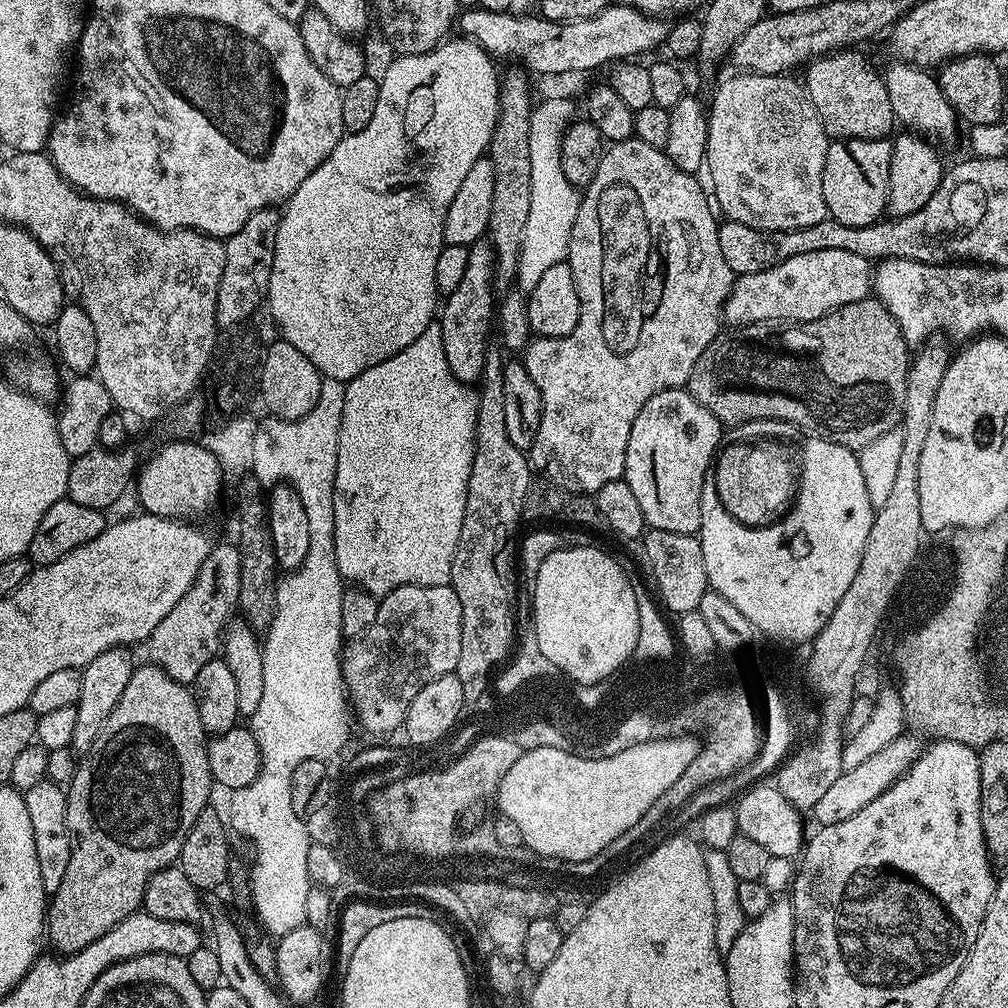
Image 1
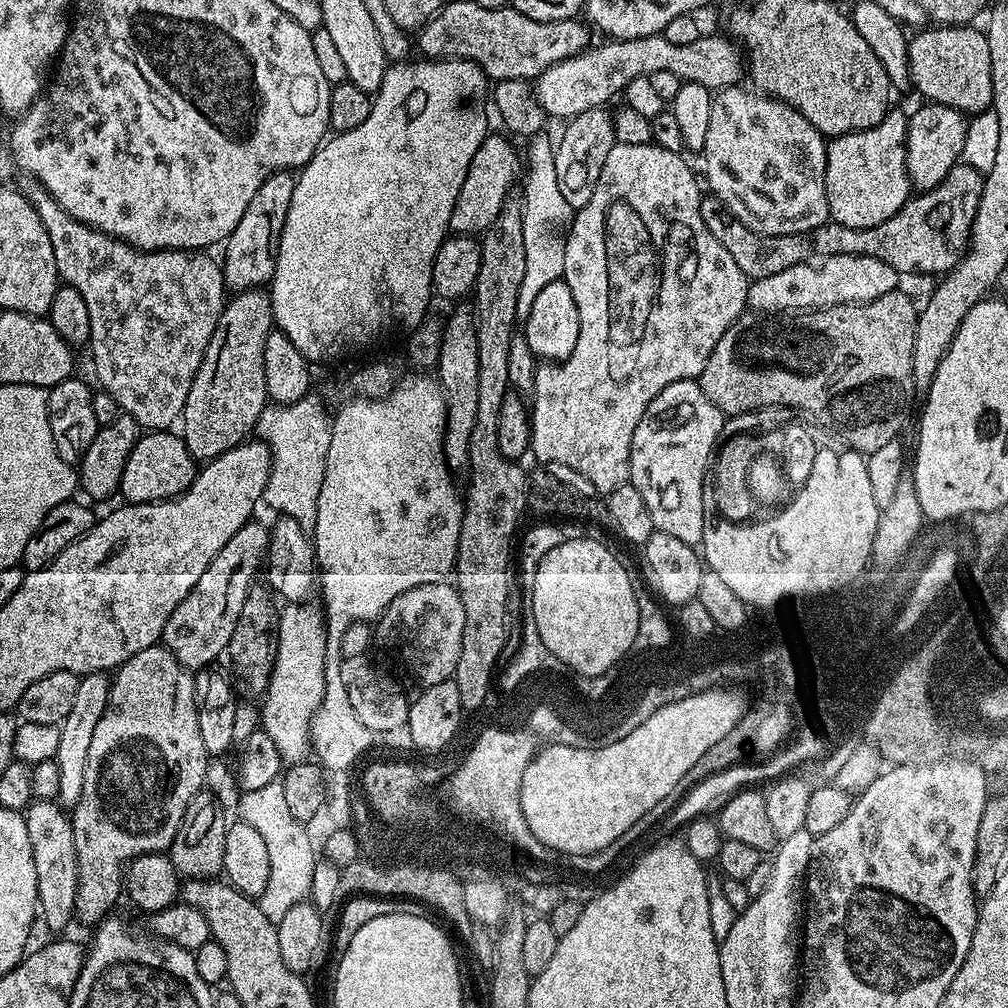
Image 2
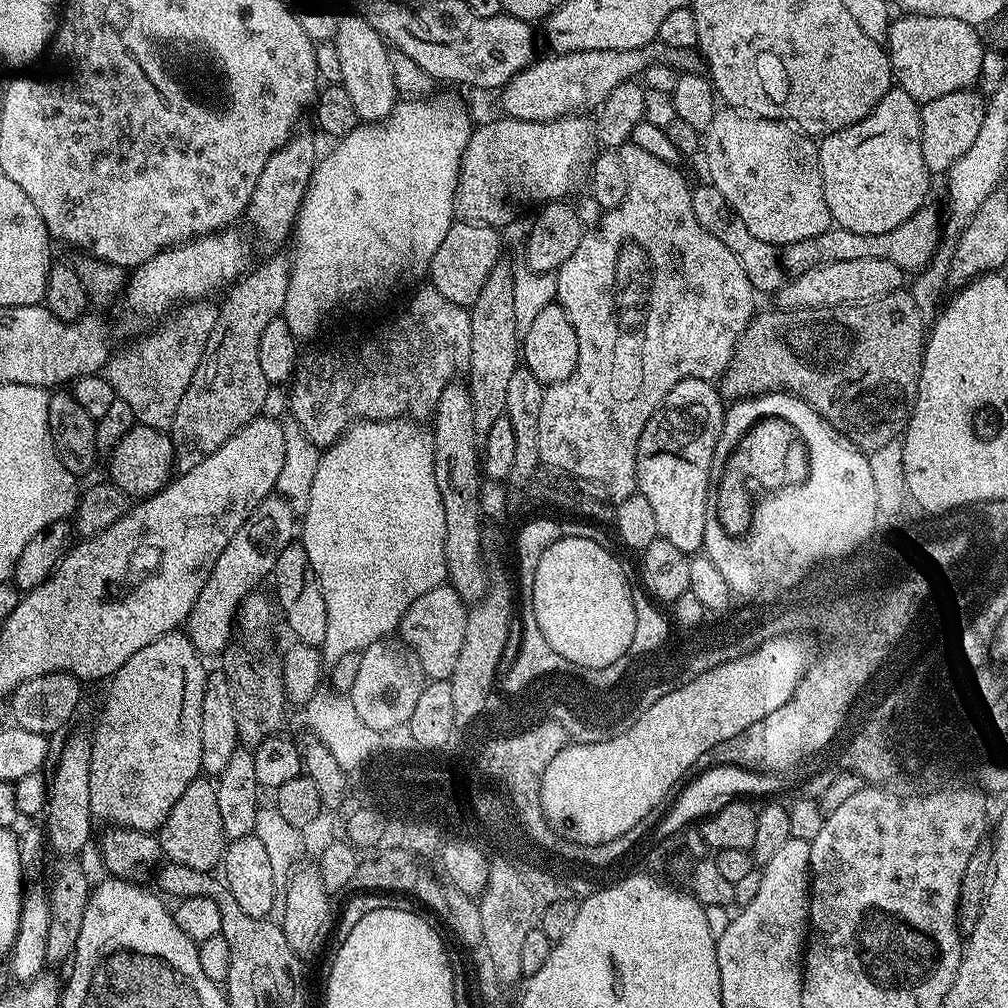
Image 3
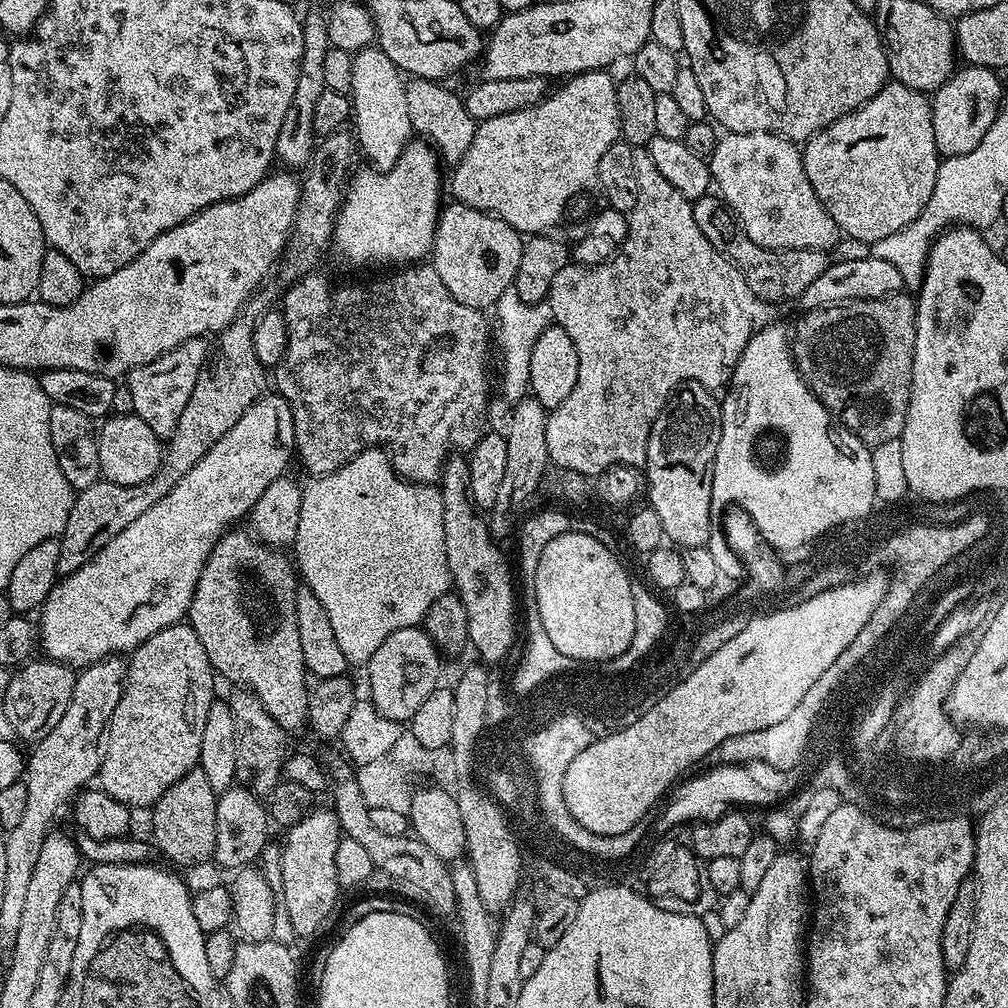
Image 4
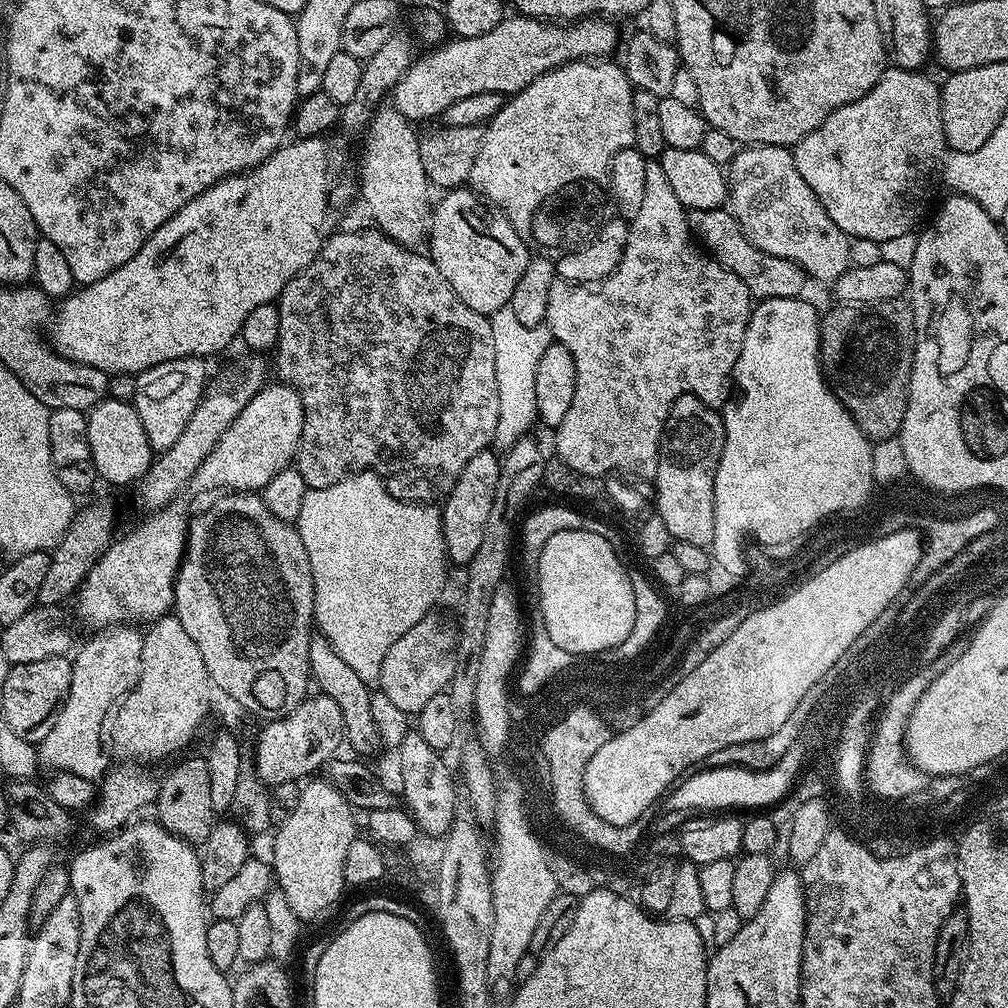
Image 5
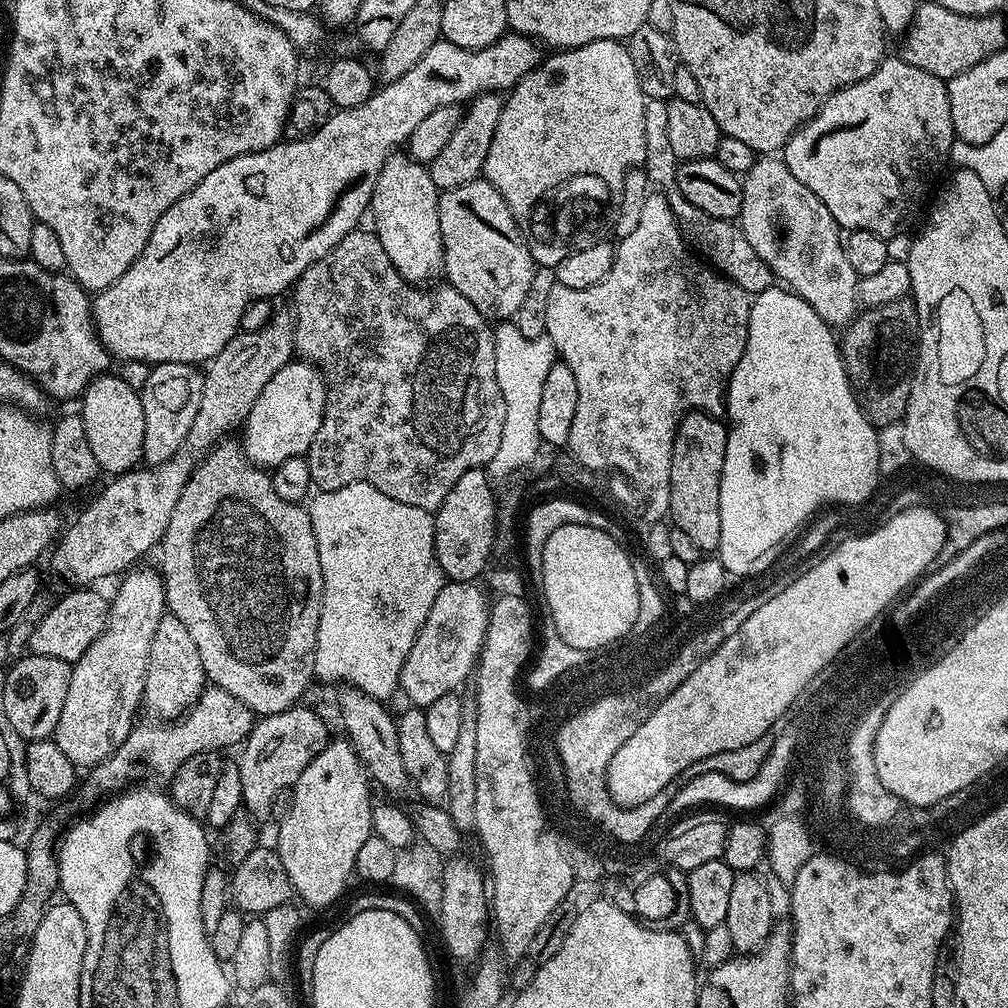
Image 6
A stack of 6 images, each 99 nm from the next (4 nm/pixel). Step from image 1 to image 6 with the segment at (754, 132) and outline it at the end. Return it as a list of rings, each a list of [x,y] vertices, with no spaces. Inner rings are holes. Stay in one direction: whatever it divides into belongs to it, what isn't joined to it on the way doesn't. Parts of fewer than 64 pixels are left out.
[[[768,154],[742,176],[742,206],[738,217],[746,242],[754,246],[754,254],[770,266],[773,277],[802,297],[833,329],[840,330],[858,315],[856,286],[858,277],[846,244],[840,241],[842,229],[834,222],[830,210],[814,194],[806,190],[783,159]]]

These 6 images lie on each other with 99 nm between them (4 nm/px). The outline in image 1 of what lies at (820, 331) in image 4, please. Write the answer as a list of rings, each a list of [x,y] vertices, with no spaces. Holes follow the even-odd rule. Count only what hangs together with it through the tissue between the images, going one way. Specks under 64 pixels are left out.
[[[869,298],[850,302],[804,324],[777,326],[769,322],[721,331],[702,350],[702,358],[694,362],[686,390],[722,426],[781,420],[809,432],[809,437],[859,450],[899,425],[904,415],[909,363],[910,345],[904,341],[898,322],[883,302]]]

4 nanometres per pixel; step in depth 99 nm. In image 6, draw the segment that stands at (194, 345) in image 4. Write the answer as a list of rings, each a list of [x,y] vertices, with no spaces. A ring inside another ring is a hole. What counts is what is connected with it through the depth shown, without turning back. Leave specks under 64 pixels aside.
[[[166,362],[152,368],[146,386],[140,392],[142,414],[146,414],[146,434],[142,438],[142,457],[145,465],[161,464],[178,452],[178,446],[186,442],[190,425],[202,402],[203,371],[197,365],[182,362]]]

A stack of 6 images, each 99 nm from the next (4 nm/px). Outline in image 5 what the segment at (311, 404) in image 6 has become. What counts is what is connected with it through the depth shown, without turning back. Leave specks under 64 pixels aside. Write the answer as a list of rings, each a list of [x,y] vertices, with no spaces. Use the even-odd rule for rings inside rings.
[[[265,383],[260,392],[246,402],[246,410],[230,422],[230,430],[218,438],[218,446],[210,450],[206,462],[202,462],[192,475],[191,491],[215,493],[227,490],[256,494],[268,485],[274,474],[286,470],[295,461],[304,421],[302,398],[288,384],[272,383]]]

